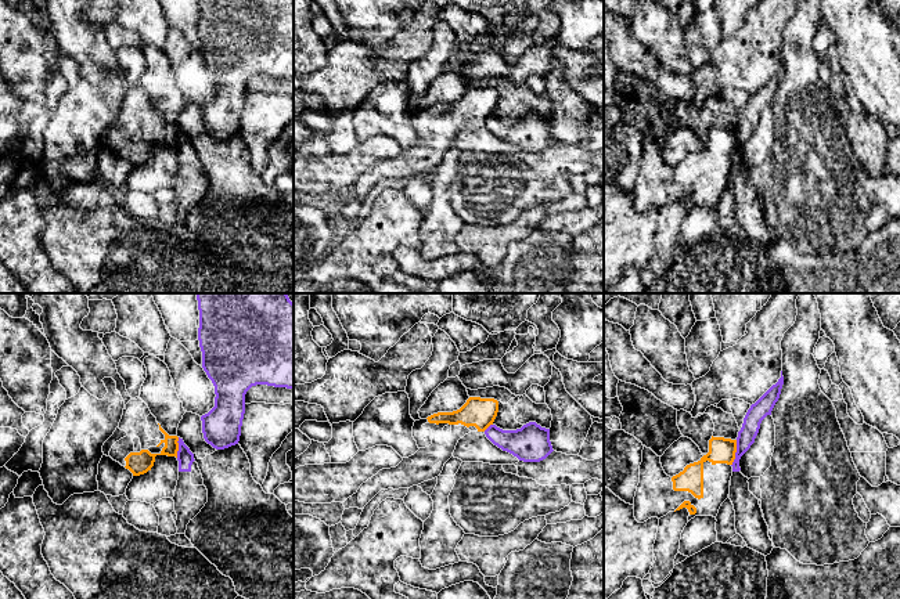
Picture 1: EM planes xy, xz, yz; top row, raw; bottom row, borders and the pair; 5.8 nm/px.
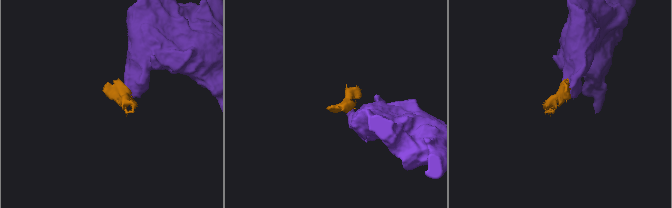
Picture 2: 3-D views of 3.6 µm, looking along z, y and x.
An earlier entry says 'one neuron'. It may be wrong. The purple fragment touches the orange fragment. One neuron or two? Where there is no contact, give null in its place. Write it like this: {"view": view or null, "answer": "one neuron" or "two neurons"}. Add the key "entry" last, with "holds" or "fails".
{"view": "yz", "answer": "two neurons", "entry": "fails"}

